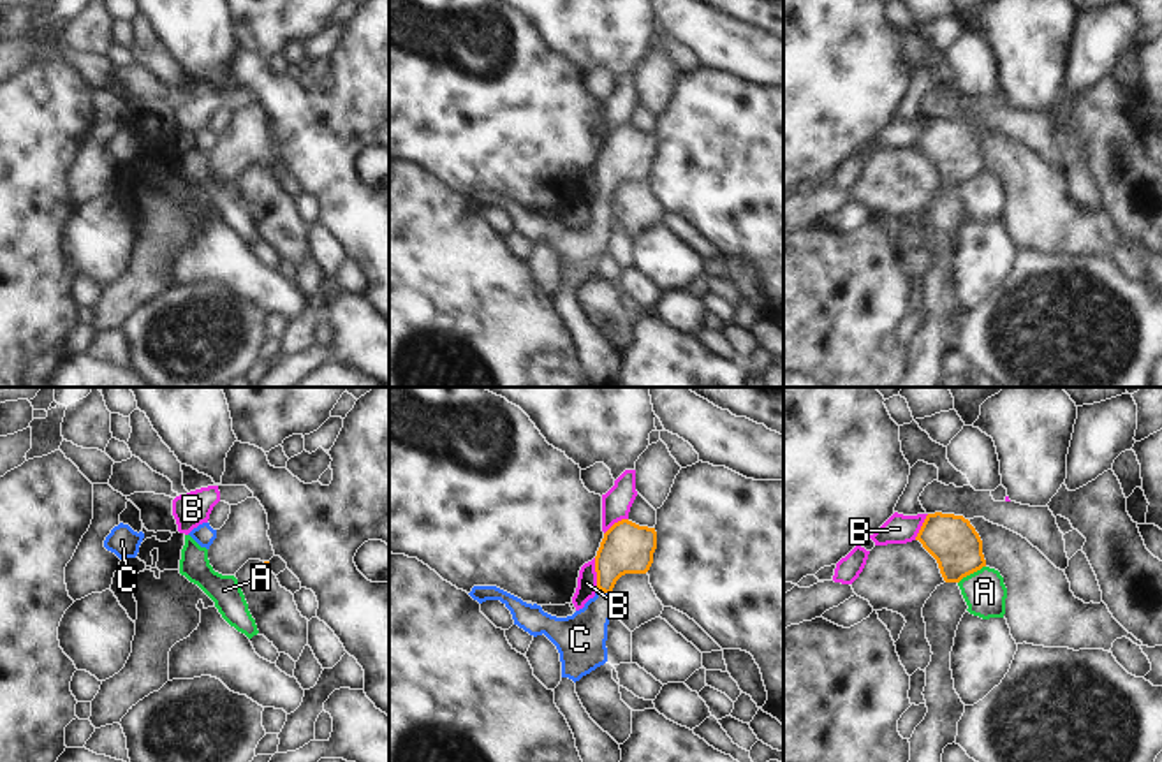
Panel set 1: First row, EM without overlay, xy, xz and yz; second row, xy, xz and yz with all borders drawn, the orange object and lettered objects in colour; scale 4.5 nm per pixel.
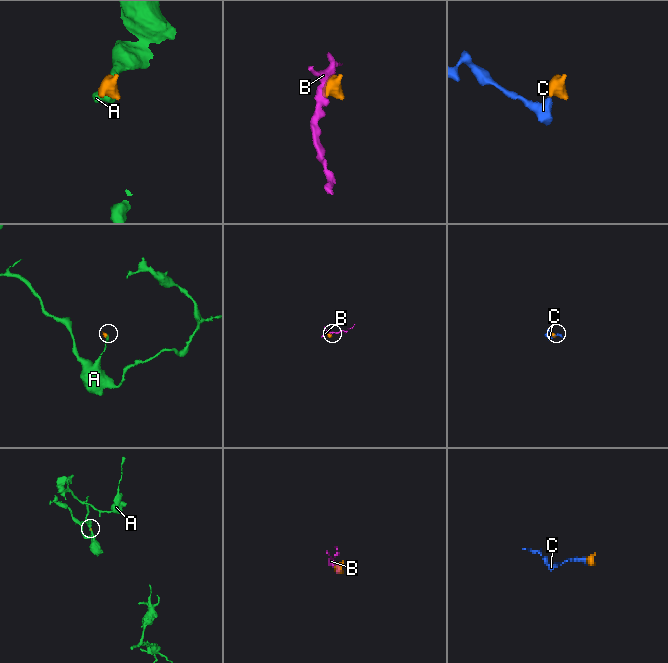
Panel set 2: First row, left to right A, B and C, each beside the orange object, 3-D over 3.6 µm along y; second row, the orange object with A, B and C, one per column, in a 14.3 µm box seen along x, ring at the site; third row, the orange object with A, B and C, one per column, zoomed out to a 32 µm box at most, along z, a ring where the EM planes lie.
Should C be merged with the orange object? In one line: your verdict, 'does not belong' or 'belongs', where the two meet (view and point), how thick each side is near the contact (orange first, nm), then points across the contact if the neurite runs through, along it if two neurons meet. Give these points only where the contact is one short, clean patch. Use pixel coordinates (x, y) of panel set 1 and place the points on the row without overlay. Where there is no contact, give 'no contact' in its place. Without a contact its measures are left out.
belongs | xz (603, 196) | 240/220 nm | across xz (627, 153), (610, 171), (603, 196), (597, 219), (580, 245)

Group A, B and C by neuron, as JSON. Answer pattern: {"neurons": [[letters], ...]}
{"neurons": [["A"], ["B"], ["C"]]}

